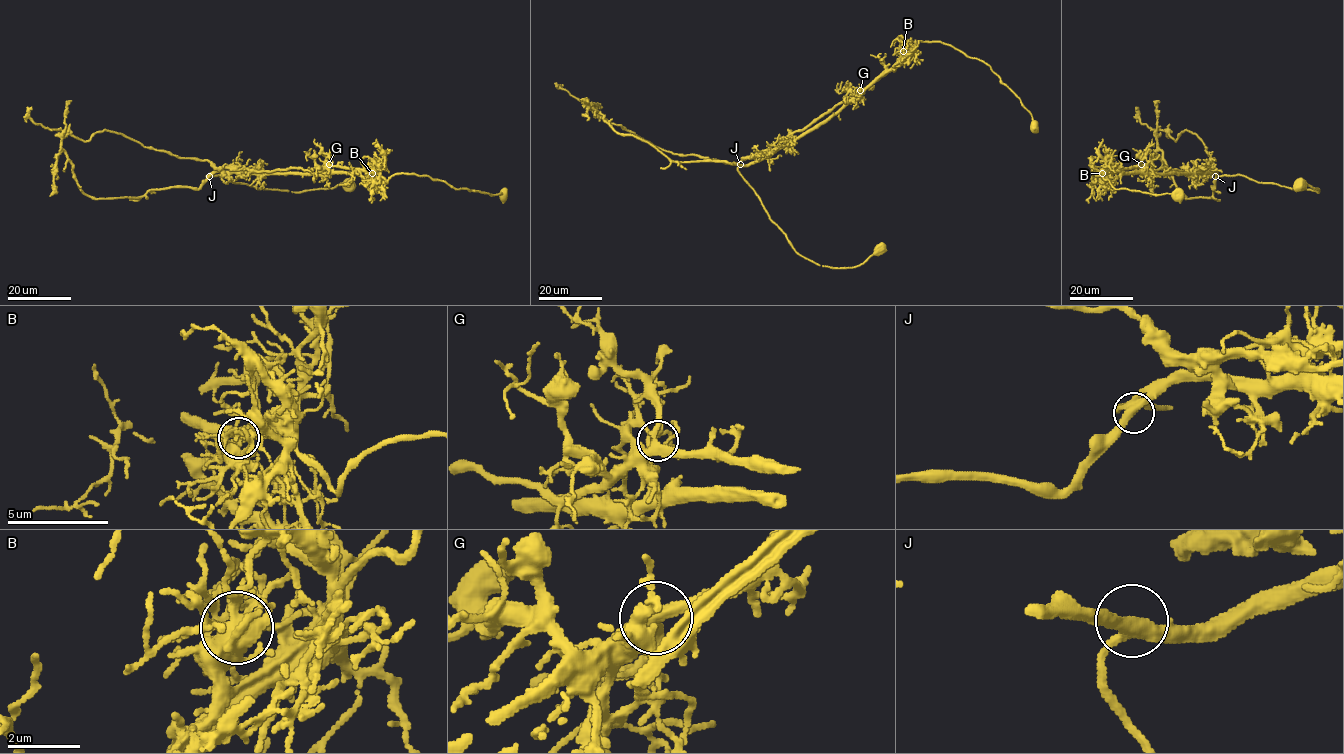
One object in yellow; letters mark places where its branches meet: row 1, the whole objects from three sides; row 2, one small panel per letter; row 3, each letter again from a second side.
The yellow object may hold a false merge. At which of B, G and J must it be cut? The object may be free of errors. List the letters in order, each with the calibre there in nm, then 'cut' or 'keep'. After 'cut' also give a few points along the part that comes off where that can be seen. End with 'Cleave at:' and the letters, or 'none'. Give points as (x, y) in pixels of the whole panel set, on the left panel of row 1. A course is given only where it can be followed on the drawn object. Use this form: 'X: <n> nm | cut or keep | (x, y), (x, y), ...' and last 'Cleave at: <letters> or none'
B: 130 nm | cut | (371, 173), (337, 166), (315, 172), (216, 168), (110, 131), (82, 141), (34, 123), (32, 107)
G: 340 nm | keep
J: 360 nm | keep
Cleave at: B

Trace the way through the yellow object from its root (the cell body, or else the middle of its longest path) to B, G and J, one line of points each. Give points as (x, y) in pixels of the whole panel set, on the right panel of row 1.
B: (1302, 185), (1319, 191), (1260, 183), (1241, 175), (1218, 176), (1215, 172), (1116, 176), (1102, 173)
G: (1302, 185), (1308, 184), (1319, 191), (1260, 183), (1241, 175), (1218, 176), (1215, 172), (1150, 172), (1141, 164)
J: (1302, 185), (1308, 184), (1319, 191), (1260, 183), (1241, 175), (1215, 176)

